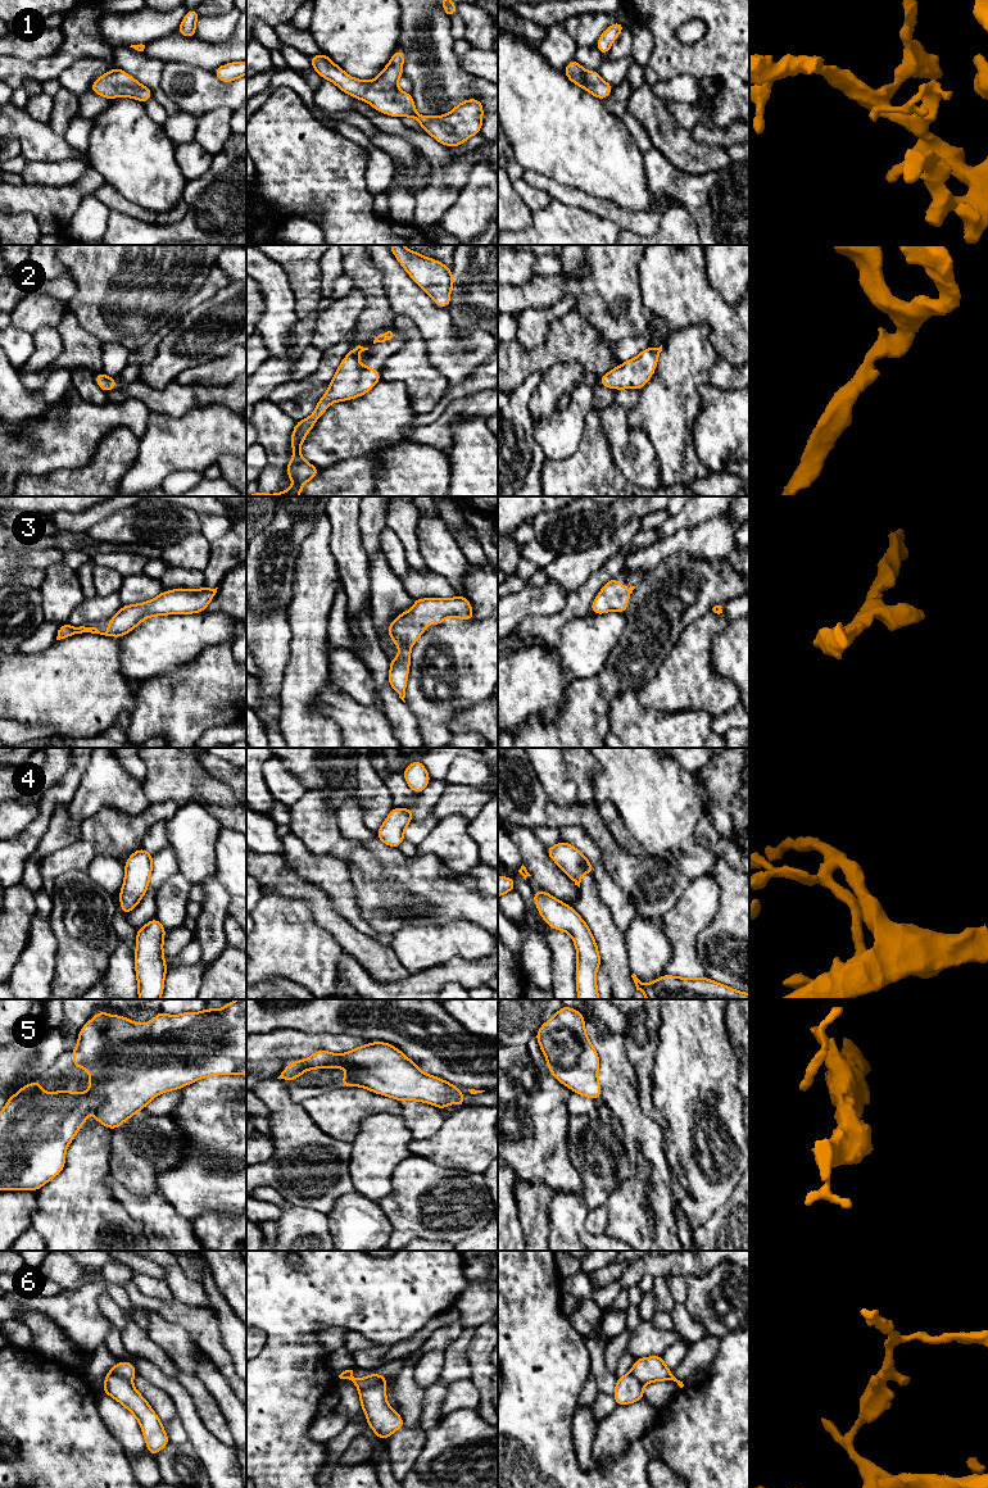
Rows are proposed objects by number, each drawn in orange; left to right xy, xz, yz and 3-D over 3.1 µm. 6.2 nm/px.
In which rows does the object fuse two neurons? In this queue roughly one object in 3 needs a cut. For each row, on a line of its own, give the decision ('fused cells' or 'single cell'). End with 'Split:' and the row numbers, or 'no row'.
1: single cell
2: single cell
3: single cell
4: single cell
5: single cell
6: fused cells
Split: 6

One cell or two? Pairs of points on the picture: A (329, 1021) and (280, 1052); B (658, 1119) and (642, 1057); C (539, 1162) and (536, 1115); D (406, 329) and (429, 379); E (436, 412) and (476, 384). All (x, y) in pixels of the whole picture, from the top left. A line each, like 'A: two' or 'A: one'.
A: two
B: one
C: one
D: one
E: one

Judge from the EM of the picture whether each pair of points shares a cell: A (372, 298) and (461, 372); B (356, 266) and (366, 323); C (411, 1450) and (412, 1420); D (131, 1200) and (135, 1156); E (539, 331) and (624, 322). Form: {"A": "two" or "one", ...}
{"A": "two", "B": "one", "C": "two", "D": "two", "E": "two"}

